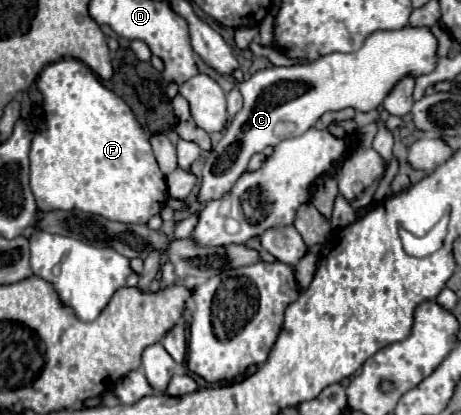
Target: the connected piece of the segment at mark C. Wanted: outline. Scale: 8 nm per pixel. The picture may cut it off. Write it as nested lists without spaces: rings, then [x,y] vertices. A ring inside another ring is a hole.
[[[410,27],[398,31],[372,33],[358,51],[328,53],[312,63],[296,63],[290,67],[268,67],[256,71],[248,81],[236,83],[244,97],[244,107],[226,127],[222,141],[212,149],[202,169],[198,203],[224,197],[238,177],[246,171],[254,153],[268,145],[278,145],[288,137],[306,133],[328,111],[352,107],[354,111],[374,111],[384,97],[404,77],[428,75],[438,63],[438,39],[430,27]]]

